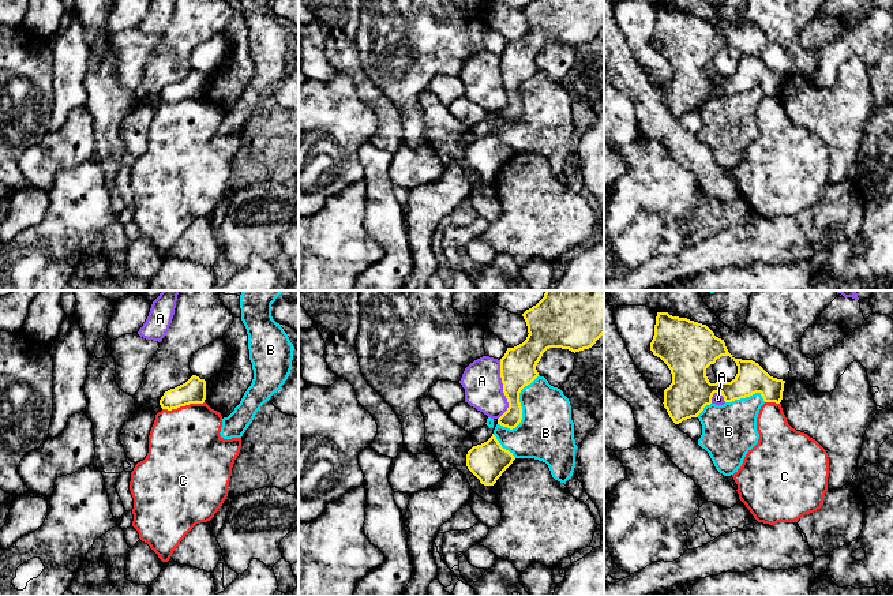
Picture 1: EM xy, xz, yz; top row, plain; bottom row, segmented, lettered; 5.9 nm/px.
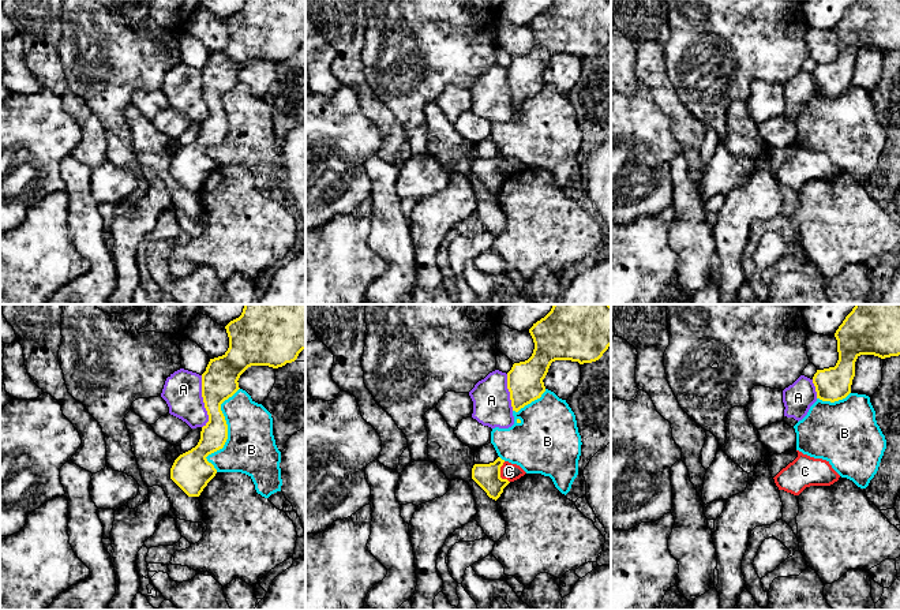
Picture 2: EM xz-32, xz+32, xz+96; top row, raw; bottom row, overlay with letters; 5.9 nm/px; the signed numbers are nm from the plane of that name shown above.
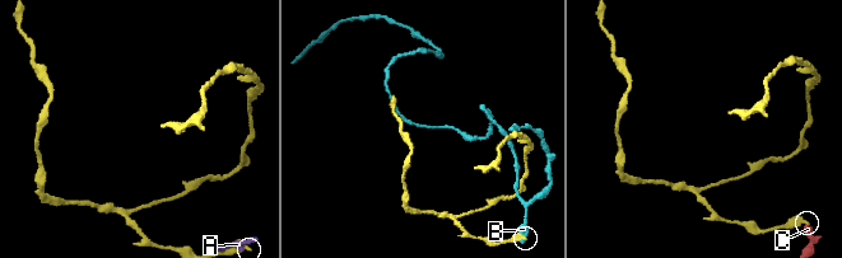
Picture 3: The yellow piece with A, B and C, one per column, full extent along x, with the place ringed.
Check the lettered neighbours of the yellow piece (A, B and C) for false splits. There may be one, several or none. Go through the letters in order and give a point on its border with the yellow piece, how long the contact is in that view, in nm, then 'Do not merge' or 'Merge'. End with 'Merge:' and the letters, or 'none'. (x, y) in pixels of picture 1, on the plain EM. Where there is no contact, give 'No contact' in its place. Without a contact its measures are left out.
A: Touches yellow at xz (503, 85). Shared border 360 nm. Do not merge
B: Touches yellow at xz (521, 102). Shared border 380 nm. Do not merge
C: Touches yellow at xy (183, 100). Shared border 260 nm. Do not merge
Merge: none

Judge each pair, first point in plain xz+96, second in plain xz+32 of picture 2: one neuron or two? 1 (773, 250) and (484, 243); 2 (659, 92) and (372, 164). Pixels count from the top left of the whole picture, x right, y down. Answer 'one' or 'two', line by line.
1: one
2: two

